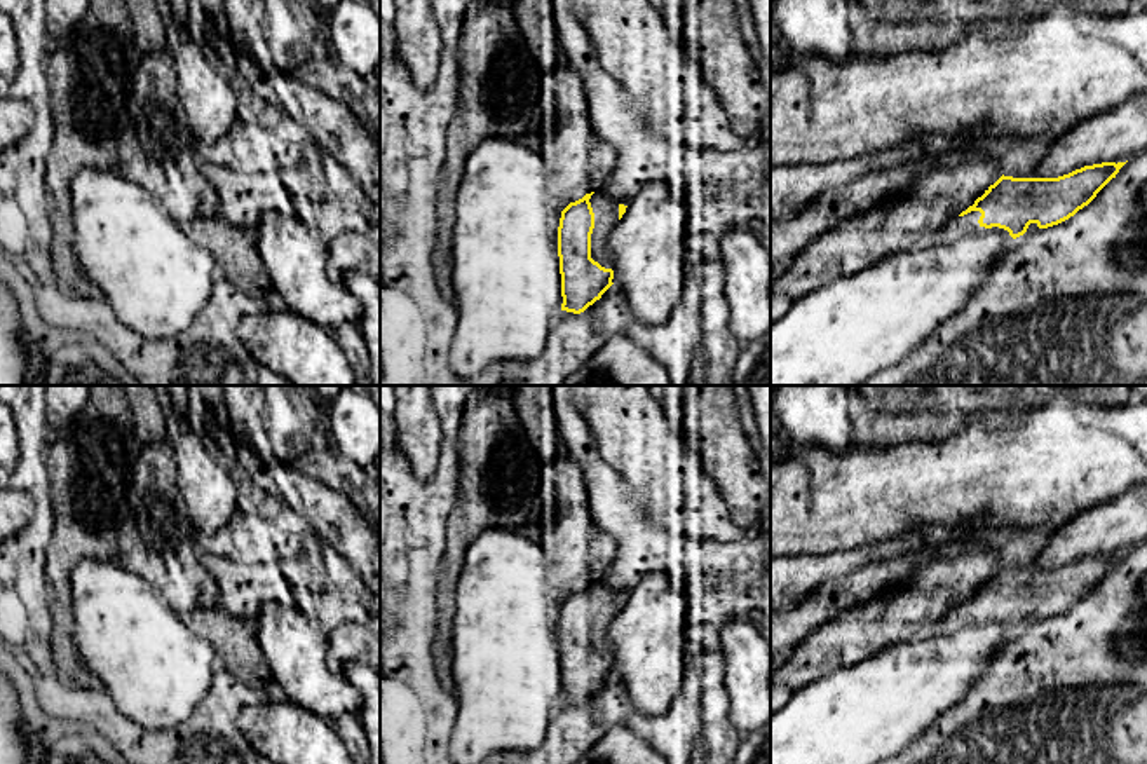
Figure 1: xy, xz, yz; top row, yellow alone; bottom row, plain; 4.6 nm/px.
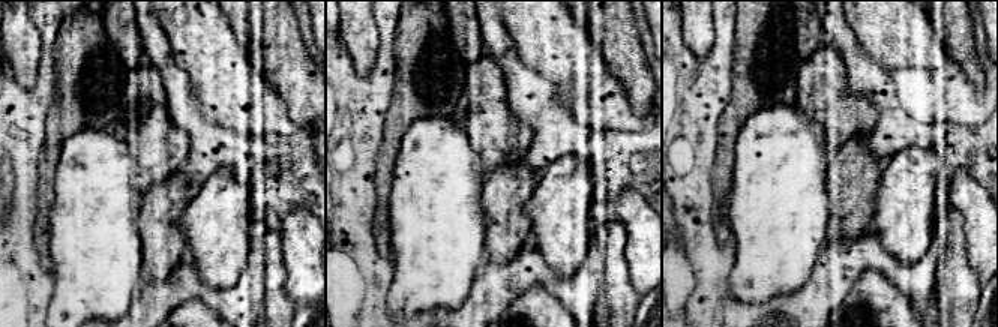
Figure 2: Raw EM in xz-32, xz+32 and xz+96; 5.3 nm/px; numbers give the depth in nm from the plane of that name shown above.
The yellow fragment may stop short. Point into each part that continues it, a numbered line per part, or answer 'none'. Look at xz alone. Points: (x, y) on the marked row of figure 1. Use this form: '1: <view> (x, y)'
1: xz (605, 210)

